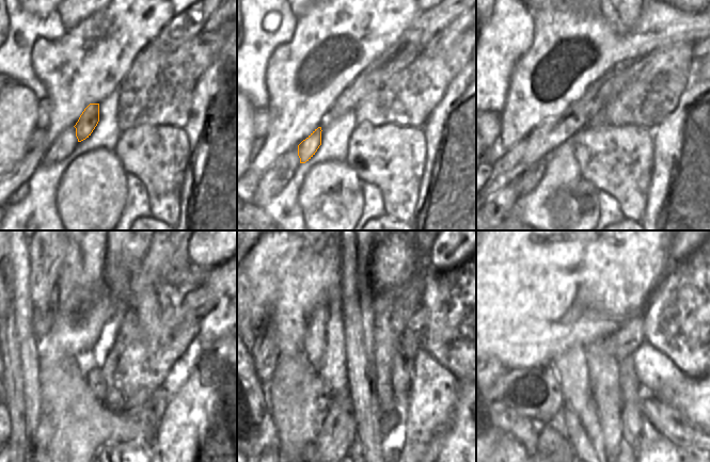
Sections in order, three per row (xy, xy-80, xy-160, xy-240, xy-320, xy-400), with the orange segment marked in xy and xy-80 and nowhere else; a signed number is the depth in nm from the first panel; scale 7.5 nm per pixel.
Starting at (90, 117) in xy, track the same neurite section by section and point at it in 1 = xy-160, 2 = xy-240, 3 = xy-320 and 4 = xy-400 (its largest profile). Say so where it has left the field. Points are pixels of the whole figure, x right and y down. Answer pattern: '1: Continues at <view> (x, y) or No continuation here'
1: Continues at xy-160 (527, 181)
2: Continues at xy-240 (38, 441)
3: Continues at xy-320 (269, 447)
4: No continuation here.

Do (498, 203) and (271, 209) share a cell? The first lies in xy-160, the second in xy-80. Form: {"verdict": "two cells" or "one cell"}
{"verdict": "two cells"}

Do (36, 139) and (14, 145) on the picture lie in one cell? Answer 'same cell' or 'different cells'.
different cells

